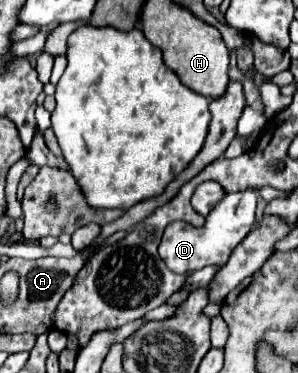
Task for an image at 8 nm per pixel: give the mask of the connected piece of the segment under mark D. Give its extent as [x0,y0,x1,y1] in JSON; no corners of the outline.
[159,190,257,274]

